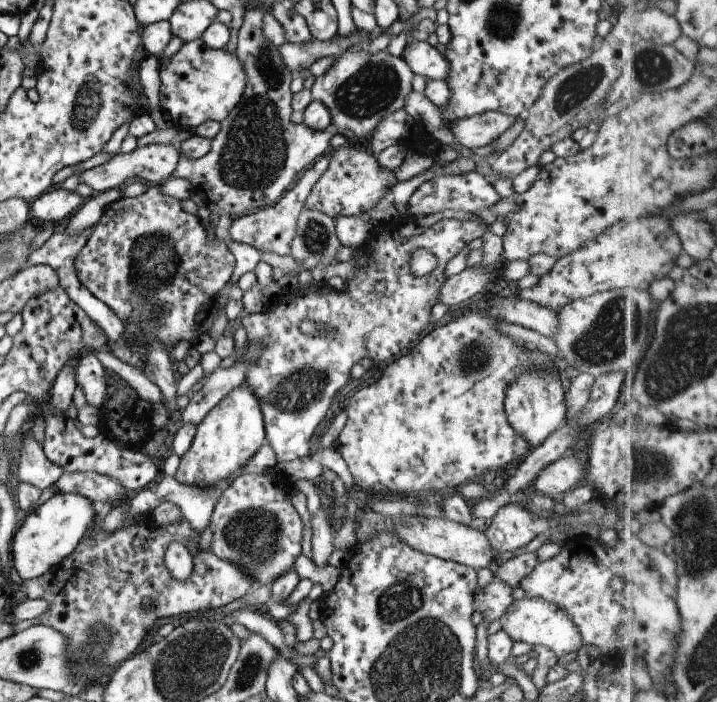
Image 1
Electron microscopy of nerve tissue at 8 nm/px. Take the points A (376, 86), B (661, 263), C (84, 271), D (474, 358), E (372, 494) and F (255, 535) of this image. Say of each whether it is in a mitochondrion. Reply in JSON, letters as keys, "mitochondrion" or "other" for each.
{"A":"mitochondrion","B":"other","C":"other","D":"mitochondrion","E":"other","F":"mitochondrion"}

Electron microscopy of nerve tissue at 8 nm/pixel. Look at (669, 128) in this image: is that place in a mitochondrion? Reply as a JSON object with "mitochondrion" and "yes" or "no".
{"mitochondrion":"no"}

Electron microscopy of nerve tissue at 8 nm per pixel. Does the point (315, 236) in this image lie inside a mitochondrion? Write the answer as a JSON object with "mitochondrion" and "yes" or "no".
{"mitochondrion":"yes"}

